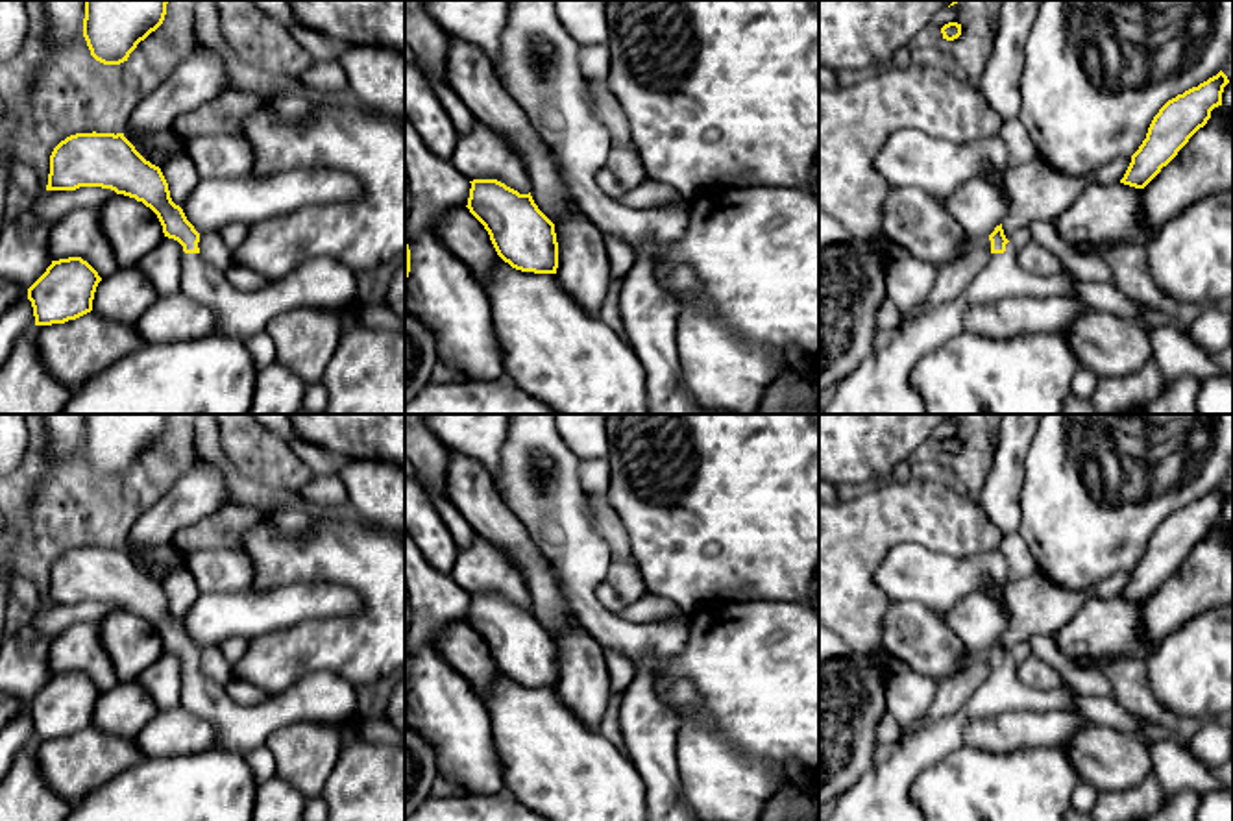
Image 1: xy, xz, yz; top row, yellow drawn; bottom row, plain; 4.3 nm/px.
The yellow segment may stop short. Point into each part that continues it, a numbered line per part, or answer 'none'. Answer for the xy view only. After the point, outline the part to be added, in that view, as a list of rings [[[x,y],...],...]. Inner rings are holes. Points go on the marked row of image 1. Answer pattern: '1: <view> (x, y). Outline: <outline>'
1: xy (318, 281). Outline: [[[185,253],[181,292],[213,312],[214,333],[246,342],[264,331],[272,318],[292,309],[348,309],[359,298],[359,279],[340,261],[307,257],[285,277],[242,292],[200,253]]]

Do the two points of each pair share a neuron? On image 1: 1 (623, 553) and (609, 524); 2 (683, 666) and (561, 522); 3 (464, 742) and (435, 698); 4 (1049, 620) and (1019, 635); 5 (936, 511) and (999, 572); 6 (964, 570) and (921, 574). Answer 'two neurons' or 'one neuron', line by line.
1: one neuron
2: two neurons
3: one neuron
4: one neuron
5: two neurons
6: one neuron

